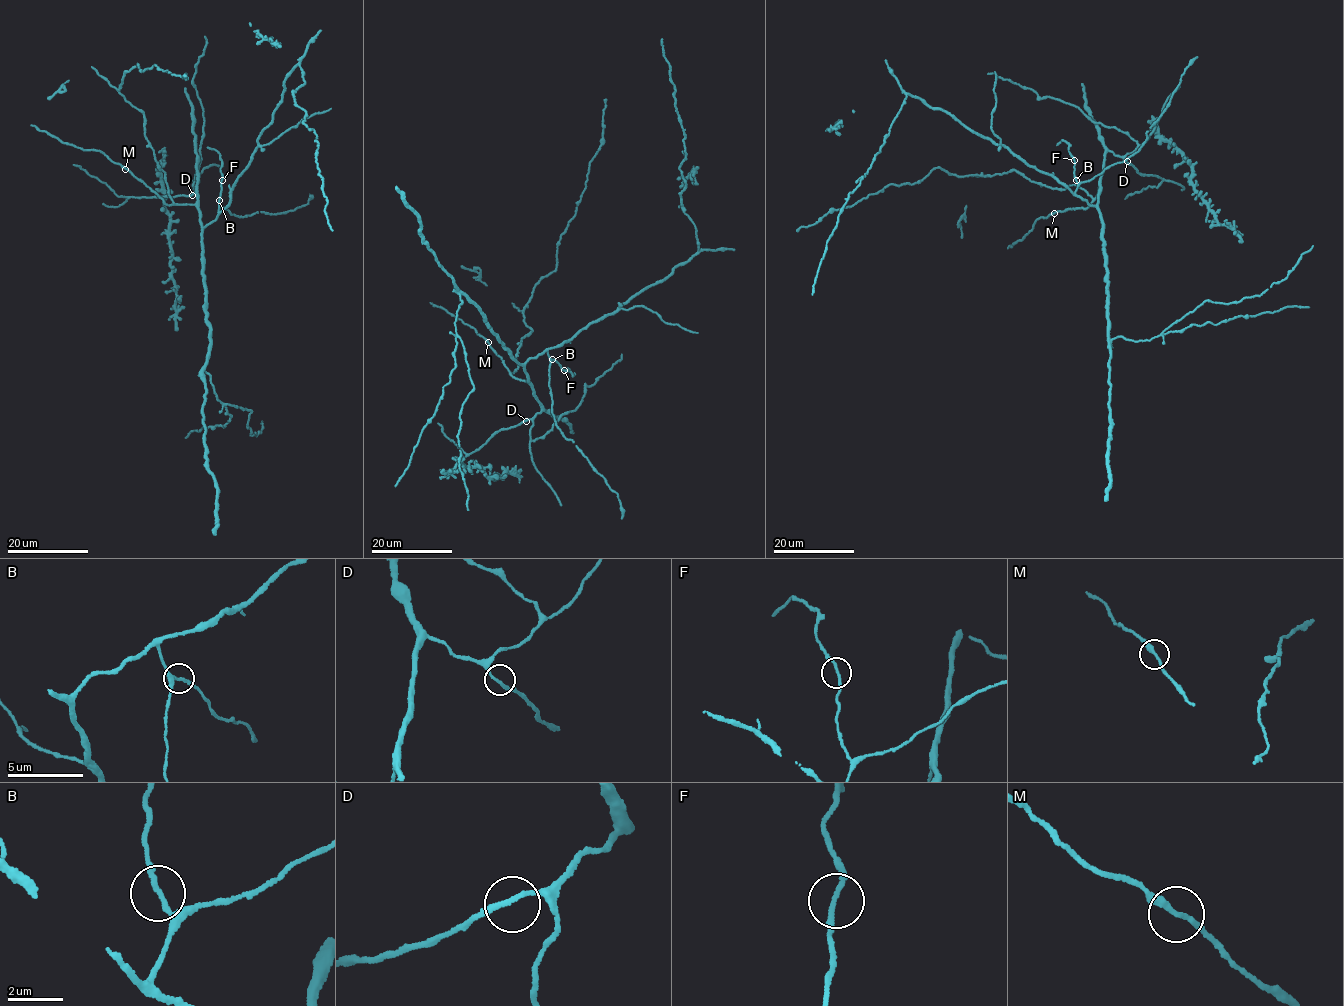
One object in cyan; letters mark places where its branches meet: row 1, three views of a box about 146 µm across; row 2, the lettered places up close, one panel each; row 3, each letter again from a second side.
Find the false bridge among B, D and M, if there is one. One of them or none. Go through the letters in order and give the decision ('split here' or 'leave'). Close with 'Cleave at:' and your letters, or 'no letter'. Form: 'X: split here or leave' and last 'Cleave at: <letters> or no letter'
B: leave
D: leave
M: leave
Cleave at: no letter

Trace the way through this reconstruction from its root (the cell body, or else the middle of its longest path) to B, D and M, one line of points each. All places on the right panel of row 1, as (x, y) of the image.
B: (1065, 186), (1075, 192), (1076, 180)
D: (1065, 186), (1093, 206), (1098, 203), (1104, 154), (1110, 150), (1127, 161)
M: (1065, 186), (1090, 205), (1098, 203), (1099, 186), (1089, 207), (1054, 212)

